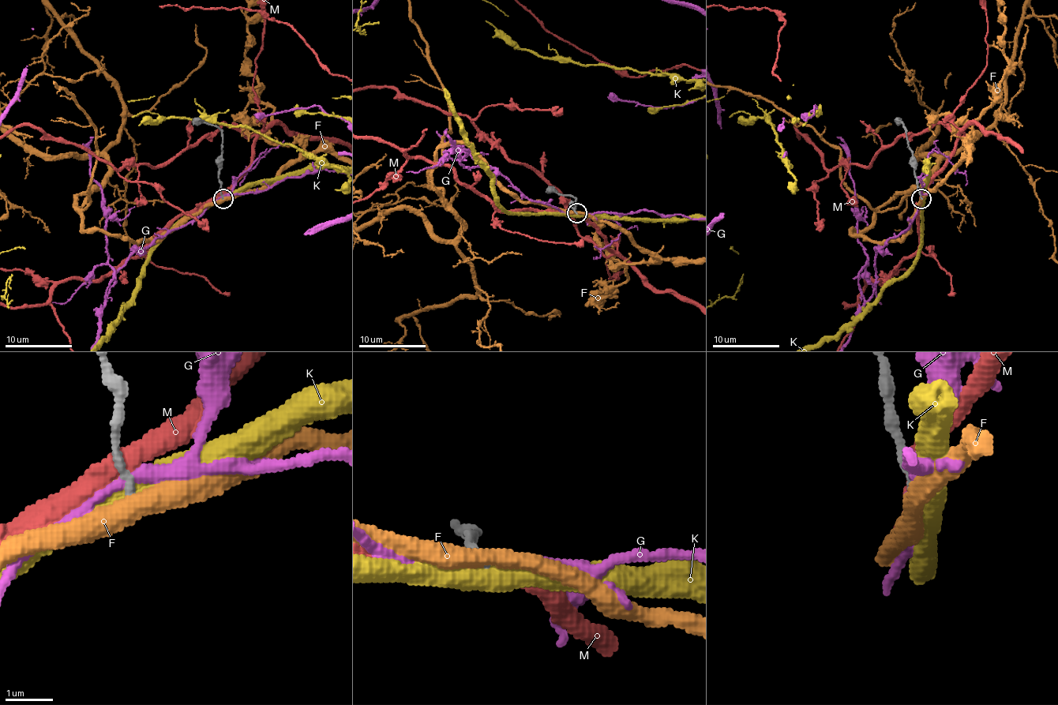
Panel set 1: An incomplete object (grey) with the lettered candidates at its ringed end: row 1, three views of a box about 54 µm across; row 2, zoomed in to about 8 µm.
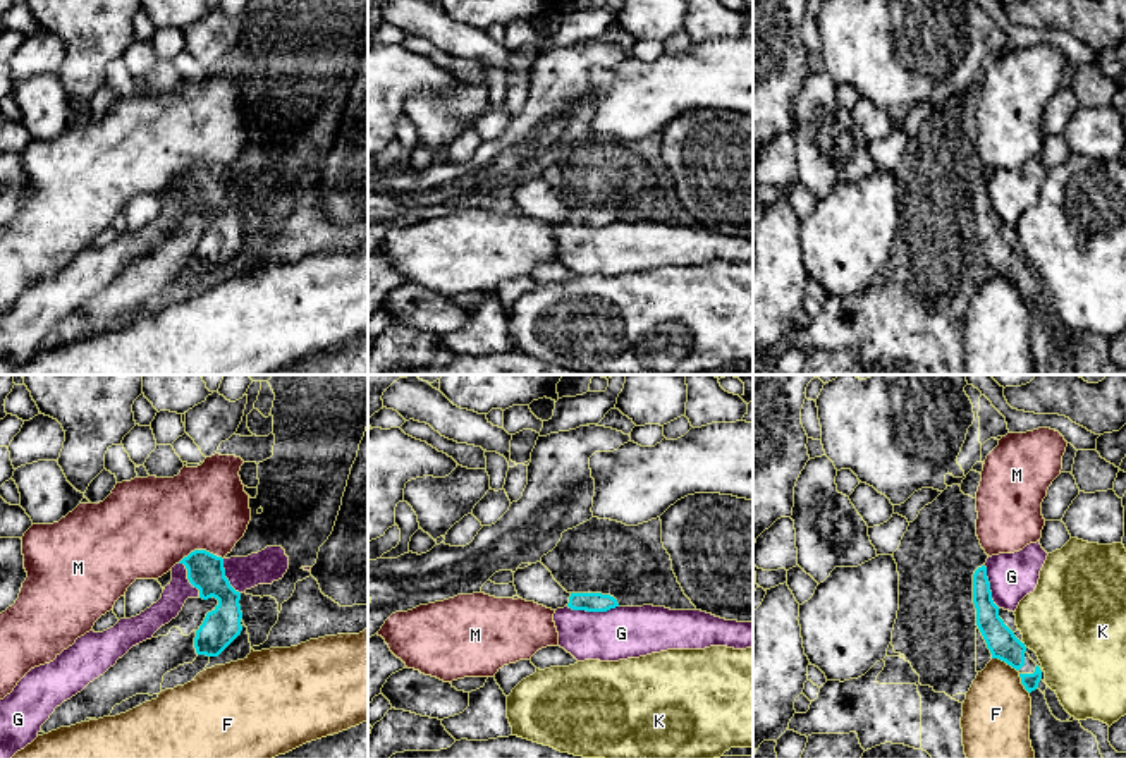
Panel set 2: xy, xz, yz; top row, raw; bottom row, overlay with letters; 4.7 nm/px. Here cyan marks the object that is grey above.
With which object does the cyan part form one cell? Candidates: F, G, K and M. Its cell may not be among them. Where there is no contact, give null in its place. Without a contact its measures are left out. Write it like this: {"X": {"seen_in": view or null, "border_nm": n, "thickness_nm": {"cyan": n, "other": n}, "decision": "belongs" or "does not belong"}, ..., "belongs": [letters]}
{"F": {"seen_in": "yz", "border_nm": 140, "thickness_nm": {"cyan": 140, "other": 320}, "decision": "does not belong"}, "G": {"seen_in": "xz", "border_nm": 240, "thickness_nm": {"cyan": 100, "other": 240}, "decision": "does not belong"}, "K": {"seen_in": "yz", "border_nm": 40, "thickness_nm": {"cyan": 140, "other": 440}, "decision": "does not belong"}, "M": {"seen_in": "xy", "border_nm": 220, "thickness_nm": {"cyan": 180, "other": 420}, "decision": "does not belong"}, "belongs": []}

